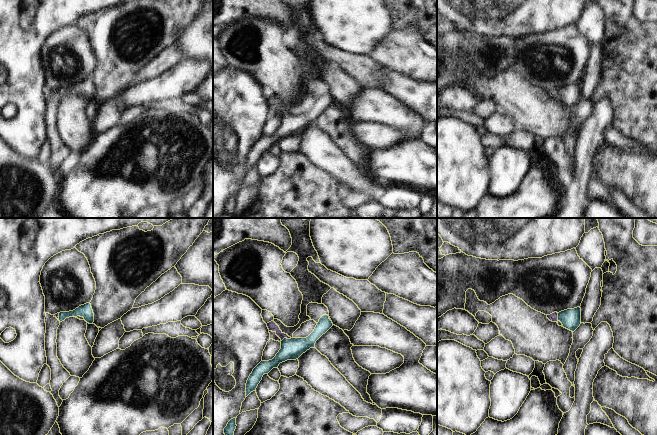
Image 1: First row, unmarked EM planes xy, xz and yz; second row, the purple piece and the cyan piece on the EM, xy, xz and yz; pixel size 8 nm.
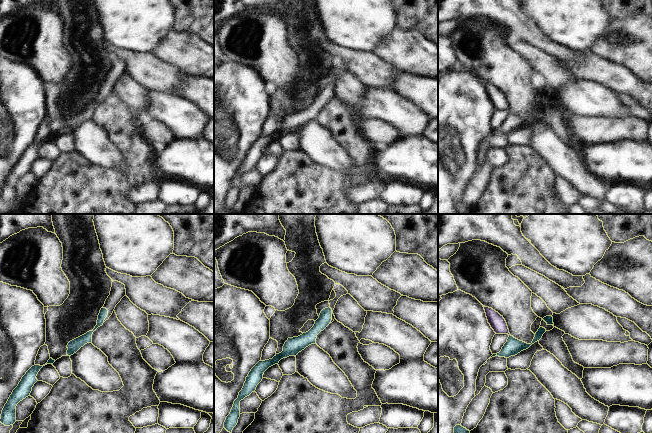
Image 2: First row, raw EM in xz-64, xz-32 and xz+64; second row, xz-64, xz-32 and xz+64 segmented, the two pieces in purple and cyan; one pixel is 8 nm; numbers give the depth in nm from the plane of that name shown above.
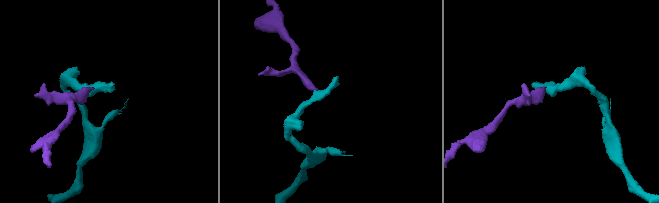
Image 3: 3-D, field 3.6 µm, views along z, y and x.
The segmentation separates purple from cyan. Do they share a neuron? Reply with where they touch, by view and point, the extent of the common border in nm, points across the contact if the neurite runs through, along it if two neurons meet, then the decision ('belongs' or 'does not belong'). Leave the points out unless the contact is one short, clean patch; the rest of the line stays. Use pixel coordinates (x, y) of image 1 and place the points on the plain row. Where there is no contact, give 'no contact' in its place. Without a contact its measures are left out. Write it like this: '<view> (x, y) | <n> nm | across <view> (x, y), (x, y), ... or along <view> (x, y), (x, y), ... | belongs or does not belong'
xz (286, 113) | 90 nm | across xz (272, 102), (286, 113), (291, 125) | belongs

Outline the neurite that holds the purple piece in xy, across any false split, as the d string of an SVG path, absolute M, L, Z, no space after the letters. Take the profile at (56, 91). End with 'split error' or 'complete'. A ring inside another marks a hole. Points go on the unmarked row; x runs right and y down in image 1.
M86 79L73 87L60 88L54 91L60 98L64 97L66 94L77 92L83 93L87 99L92 100L94 98L94 89L91 80Z; split error

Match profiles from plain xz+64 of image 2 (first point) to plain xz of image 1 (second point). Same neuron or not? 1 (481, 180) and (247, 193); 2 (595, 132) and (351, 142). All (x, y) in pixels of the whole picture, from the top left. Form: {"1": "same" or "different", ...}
{"1": "same", "2": "different"}

